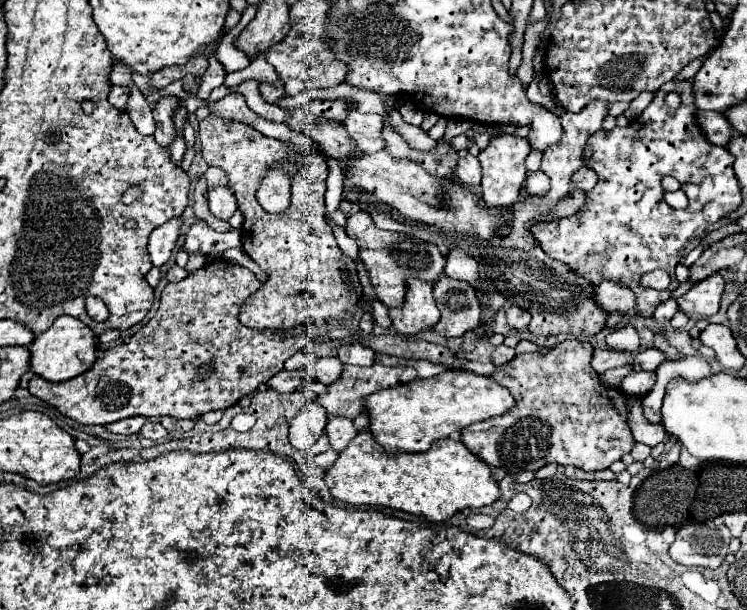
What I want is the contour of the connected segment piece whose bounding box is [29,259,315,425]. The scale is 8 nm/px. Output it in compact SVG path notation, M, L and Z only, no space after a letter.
M225 259L207 263L203 269L191 273L183 281L169 283L163 289L155 317L141 327L129 343L121 343L105 351L89 373L65 383L49 383L43 377L33 375L29 381L29 393L83 425L107 425L137 415L197 419L207 411L227 409L241 397L257 391L261 383L267 383L273 375L277 375L283 369L283 363L295 351L315 345L315 337L305 331L285 331L285 335L277 335L241 325L237 319L239 307L257 289L261 289L261 283L249 269L233 265Z

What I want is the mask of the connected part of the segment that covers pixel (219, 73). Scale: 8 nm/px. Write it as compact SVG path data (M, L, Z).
M209 57L209 69L207 69L205 75L203 75L203 83L201 83L201 87L199 87L197 97L205 101L205 99L209 97L209 93L211 93L215 87L223 85L225 75L227 75L227 73L225 73L223 65L221 65L215 57Z

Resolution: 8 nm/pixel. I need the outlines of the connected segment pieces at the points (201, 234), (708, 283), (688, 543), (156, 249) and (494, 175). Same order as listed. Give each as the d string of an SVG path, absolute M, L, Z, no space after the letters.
M197 219L195 225L189 229L187 241L183 245L183 249L189 255L195 255L195 253L203 253L203 255L223 253L225 249L231 249L231 247L241 247L240 230L232 229L232 231L224 234L217 233L201 219Z
M715 273L713 277L707 277L705 281L699 281L693 285L681 299L677 299L679 311L693 313L701 317L711 317L719 311L719 301L723 293L723 277Z
M715 519L683 525L669 547L669 555L685 567L717 569L729 553L729 539L729 529Z
M173 217L165 225L161 225L157 231L151 233L147 247L155 267L161 267L171 259L175 243L181 235L181 225L183 225L183 217Z
M497 135L489 141L487 149L479 153L479 163L483 167L483 179L481 179L481 199L487 207L501 209L515 205L519 201L519 191L525 181L525 159L531 151L529 141L517 137L517 135Z

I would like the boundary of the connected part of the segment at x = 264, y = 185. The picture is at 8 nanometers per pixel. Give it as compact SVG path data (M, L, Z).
M285 161L281 165L269 169L269 173L261 179L261 185L259 185L255 197L265 211L281 213L289 207L293 173L297 173L297 165L293 161Z

